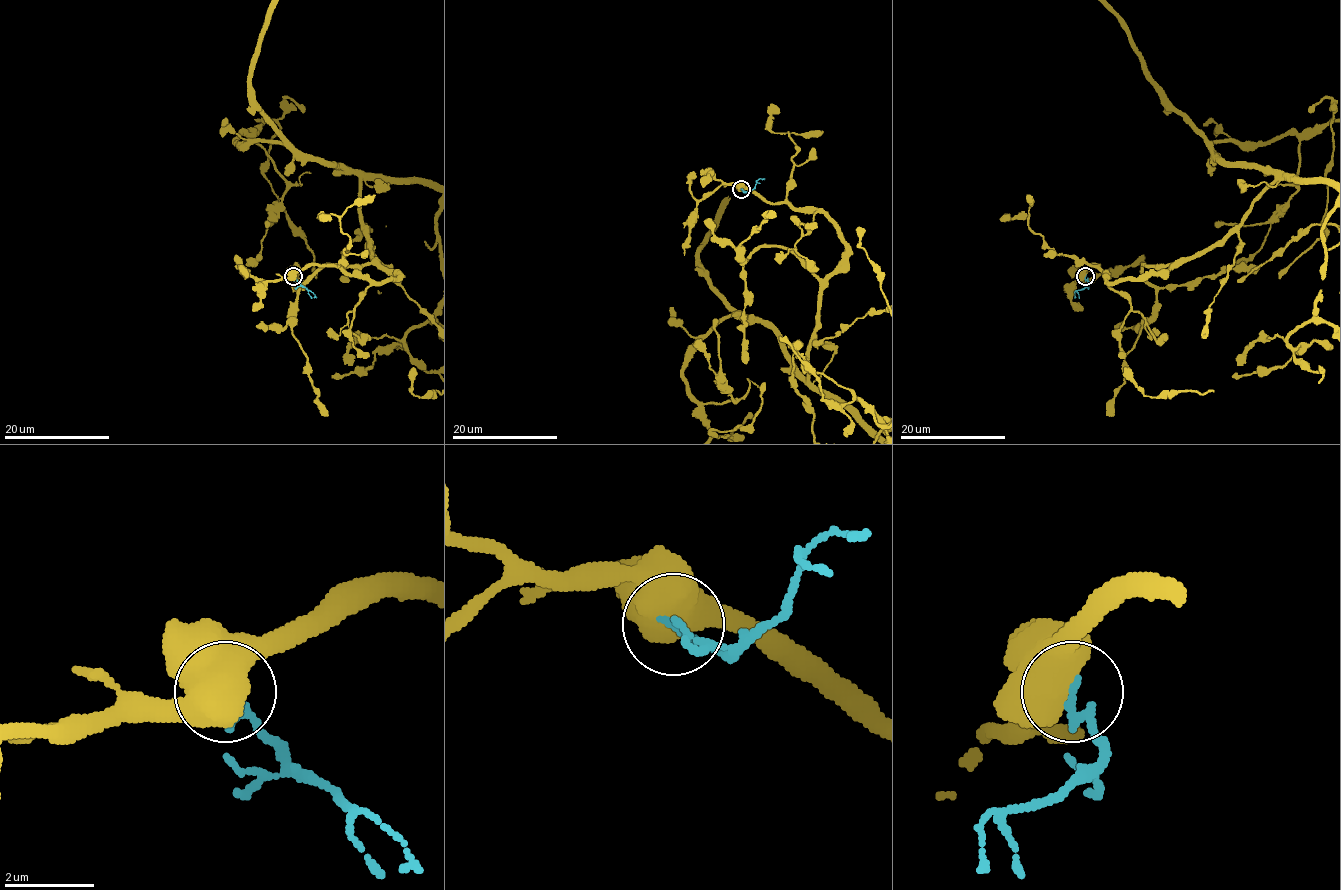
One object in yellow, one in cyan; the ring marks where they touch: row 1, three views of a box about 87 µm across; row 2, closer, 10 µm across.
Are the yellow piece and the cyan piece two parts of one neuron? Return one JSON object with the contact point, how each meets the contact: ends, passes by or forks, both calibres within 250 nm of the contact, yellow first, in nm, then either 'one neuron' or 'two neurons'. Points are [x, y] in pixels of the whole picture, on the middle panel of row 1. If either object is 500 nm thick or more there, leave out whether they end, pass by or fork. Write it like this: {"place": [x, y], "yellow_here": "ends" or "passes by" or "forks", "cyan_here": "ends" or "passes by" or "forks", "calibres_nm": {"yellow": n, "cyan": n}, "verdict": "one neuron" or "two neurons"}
{"place": [741, 189], "calibres_nm": {"yellow": 900, "cyan": 240}, "verdict": "two neurons"}

